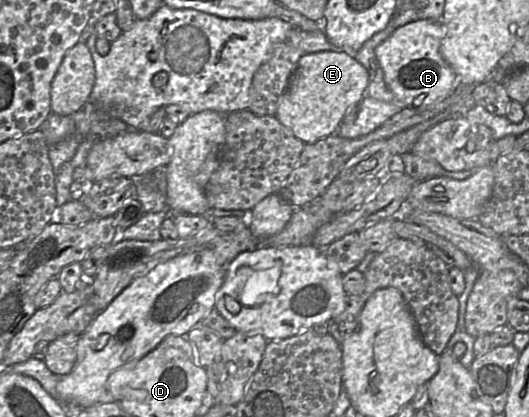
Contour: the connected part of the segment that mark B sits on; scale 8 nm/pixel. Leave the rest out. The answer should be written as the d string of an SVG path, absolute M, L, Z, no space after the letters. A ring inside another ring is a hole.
M420 19L397 28L376 47L375 54L383 70L385 82L401 108L424 110L445 99L460 83L454 70L440 54L440 45L446 33L447 27L442 20Z

